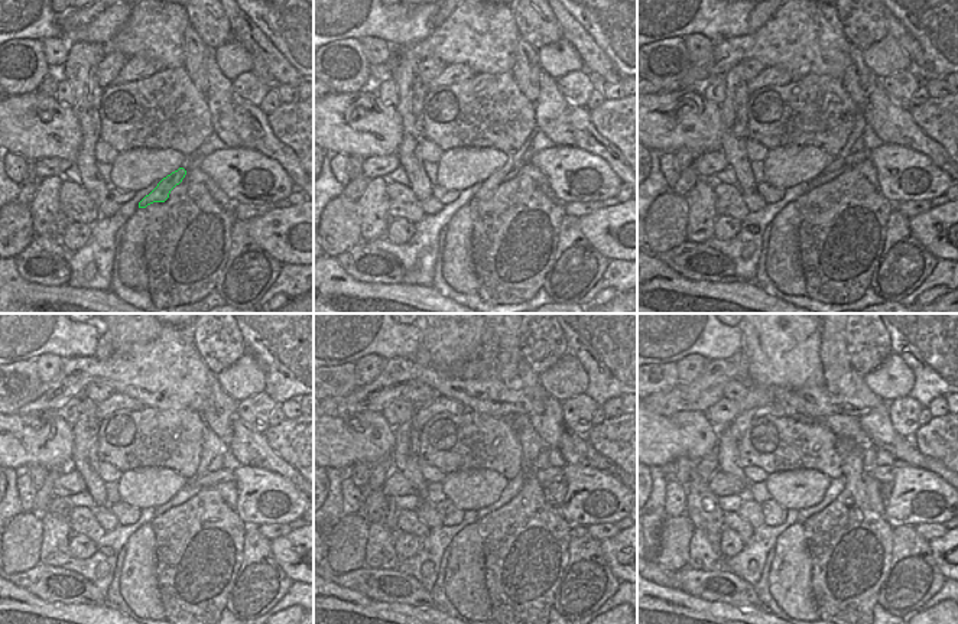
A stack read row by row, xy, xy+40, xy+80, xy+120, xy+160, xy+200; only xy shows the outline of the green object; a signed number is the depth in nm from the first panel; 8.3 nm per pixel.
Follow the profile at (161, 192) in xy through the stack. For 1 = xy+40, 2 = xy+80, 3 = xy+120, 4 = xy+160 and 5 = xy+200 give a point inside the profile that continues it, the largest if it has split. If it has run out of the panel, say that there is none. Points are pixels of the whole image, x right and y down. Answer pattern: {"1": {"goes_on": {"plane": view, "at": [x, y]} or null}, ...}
{"1": {"goes_on": {"plane": "xy+40", "at": [489, 187]}}, "2": {"goes_on": {"plane": "xy+80", "at": [844, 158]}}, "3": {"goes_on": {"plane": "xy+120", "at": [211, 480]}}, "4": {"goes_on": {"plane": "xy+160", "at": [554, 474]}}, "5": {"goes_on": {"plane": "xy+200", "at": [885, 474]}}}

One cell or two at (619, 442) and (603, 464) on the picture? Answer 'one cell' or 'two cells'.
two cells

